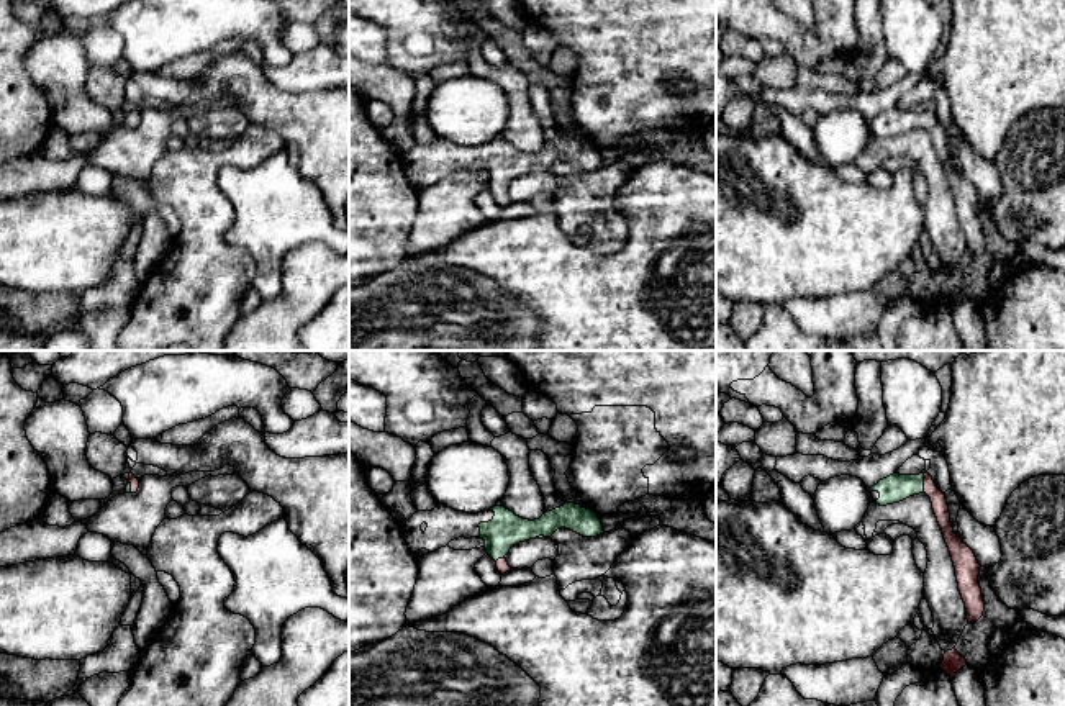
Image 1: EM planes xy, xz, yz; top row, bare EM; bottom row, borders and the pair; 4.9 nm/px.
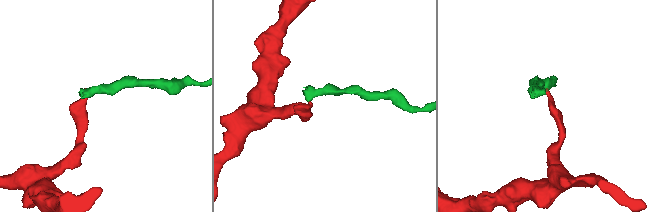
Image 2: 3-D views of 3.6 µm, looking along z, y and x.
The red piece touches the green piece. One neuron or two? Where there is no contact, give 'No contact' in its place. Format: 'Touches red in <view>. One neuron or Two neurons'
Touches red in yz. One neuron

